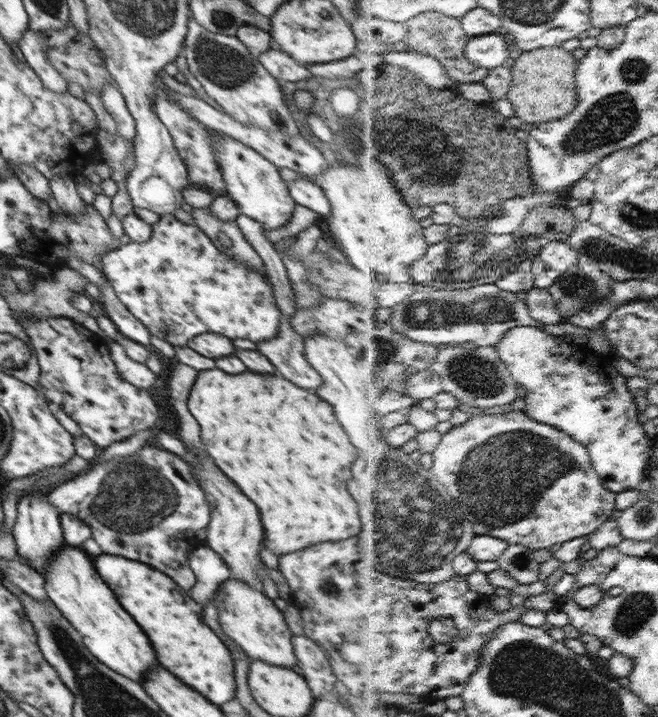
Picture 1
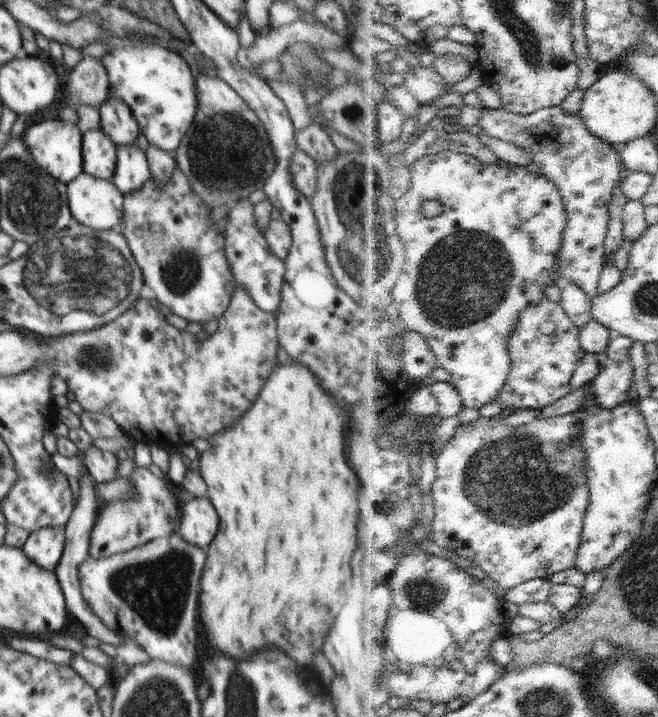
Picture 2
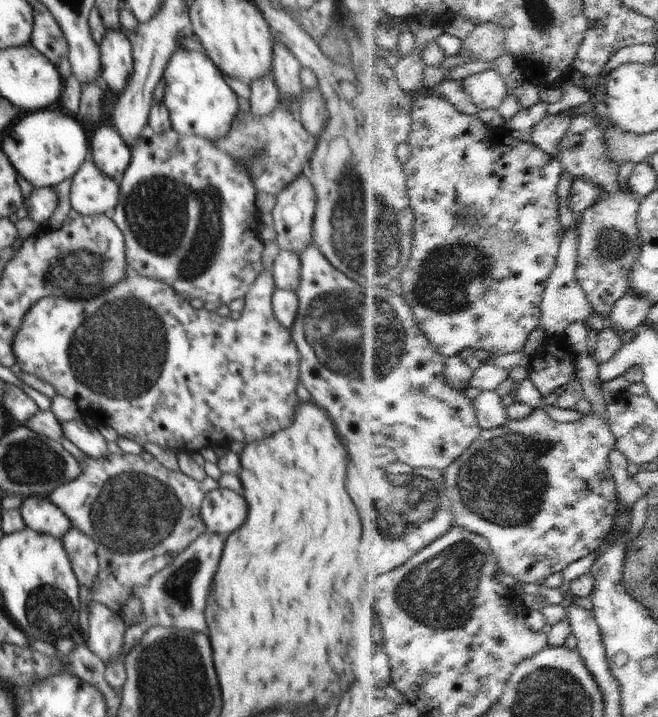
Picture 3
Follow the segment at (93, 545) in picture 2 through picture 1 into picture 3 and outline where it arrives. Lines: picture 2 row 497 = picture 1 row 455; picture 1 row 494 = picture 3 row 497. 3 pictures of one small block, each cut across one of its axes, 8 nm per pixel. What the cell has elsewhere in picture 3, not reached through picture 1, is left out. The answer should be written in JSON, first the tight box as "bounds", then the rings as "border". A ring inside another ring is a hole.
{"bounds":[48,454,219,613],"border":[[[108,454],[108,458],[102,460],[88,457],[80,462],[80,468],[82,472],[76,480],[57,484],[48,499],[64,512],[74,528],[84,532],[96,544],[99,572],[91,597],[95,602],[108,606],[112,612],[120,613],[132,588],[148,584],[148,580],[168,566],[172,558],[184,552],[188,544],[207,533],[204,522],[200,520],[200,506],[208,492],[219,488],[218,480],[207,477],[196,482],[181,471],[165,468],[158,460],[145,462],[136,454],[125,454],[125,457]]]}

